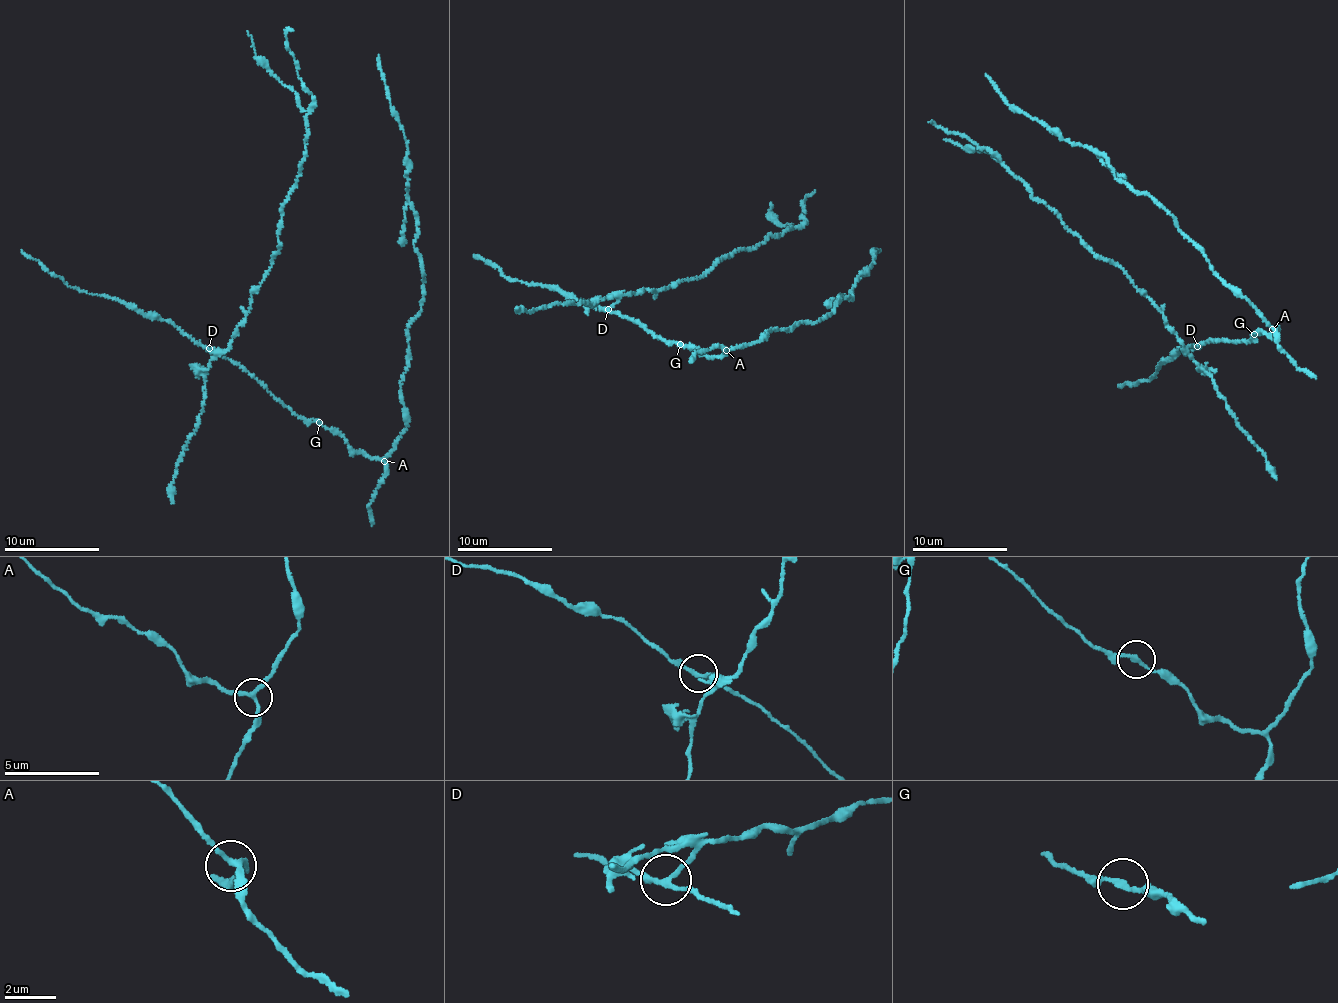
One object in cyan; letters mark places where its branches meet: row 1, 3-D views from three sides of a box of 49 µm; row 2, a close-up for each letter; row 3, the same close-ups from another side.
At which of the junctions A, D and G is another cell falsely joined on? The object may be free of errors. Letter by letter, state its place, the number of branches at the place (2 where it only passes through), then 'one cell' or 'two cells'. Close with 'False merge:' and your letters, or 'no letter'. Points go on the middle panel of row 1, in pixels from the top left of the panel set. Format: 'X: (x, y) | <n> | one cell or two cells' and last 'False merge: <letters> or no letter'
A: (726, 350) | 3 | one cell
D: (608, 309) | 3 | two cells
G: (680, 344) | 2 | one cell
False merge: D

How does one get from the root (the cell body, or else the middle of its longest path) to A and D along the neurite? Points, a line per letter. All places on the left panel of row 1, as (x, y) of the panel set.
A: (316, 419), (325, 428), (333, 428), (366, 457), (384, 461)
D: (316, 419), (294, 414), (234, 362), (208, 348)

